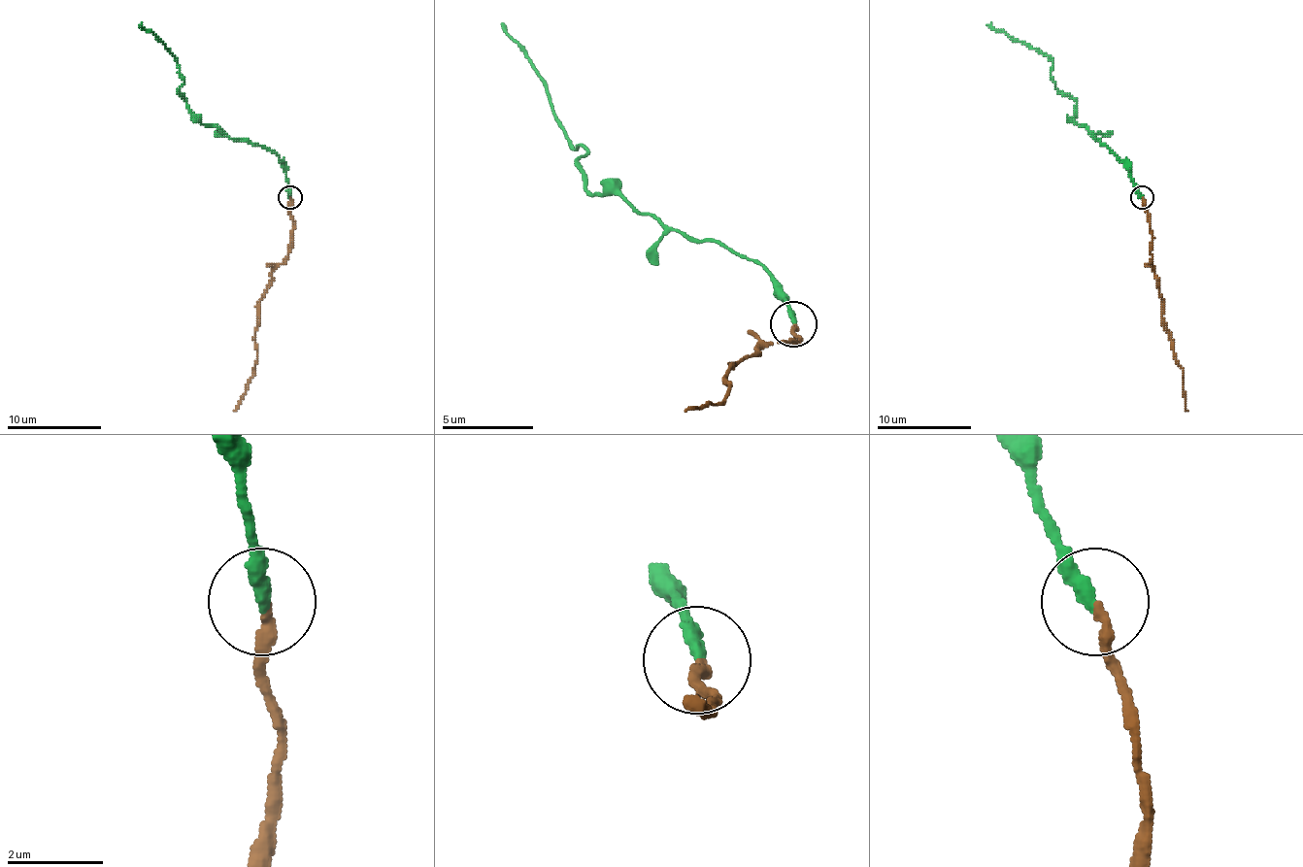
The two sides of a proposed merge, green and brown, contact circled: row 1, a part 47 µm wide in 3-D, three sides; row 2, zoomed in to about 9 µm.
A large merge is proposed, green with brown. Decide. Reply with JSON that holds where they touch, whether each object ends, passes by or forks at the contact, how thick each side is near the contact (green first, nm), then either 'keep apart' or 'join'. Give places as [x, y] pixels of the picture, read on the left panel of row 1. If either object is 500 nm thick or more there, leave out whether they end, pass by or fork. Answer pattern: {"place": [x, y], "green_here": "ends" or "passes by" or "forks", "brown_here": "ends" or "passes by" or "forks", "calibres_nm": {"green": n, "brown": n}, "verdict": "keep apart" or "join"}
{"place": [290, 197], "green_here": "ends", "brown_here": "ends", "calibres_nm": {"green": 320, "brown": 200}, "verdict": "join"}

